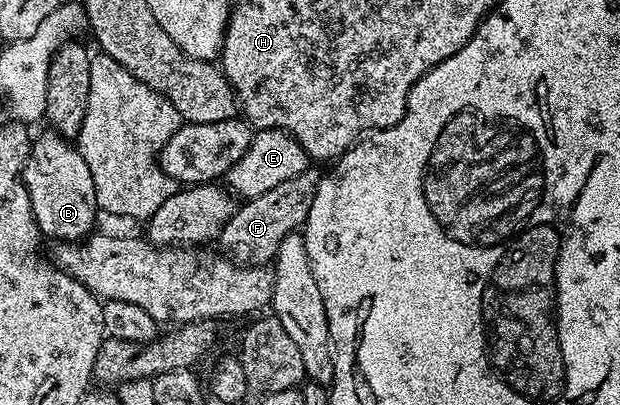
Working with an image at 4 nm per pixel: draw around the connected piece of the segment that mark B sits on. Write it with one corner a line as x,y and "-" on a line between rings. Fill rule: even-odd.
45,129
27,151
23,178
31,197
33,223
43,234
50,235
50,240
80,241
94,230
93,222
99,216
95,181
91,181
87,161
83,161
81,152
70,140
52,129

